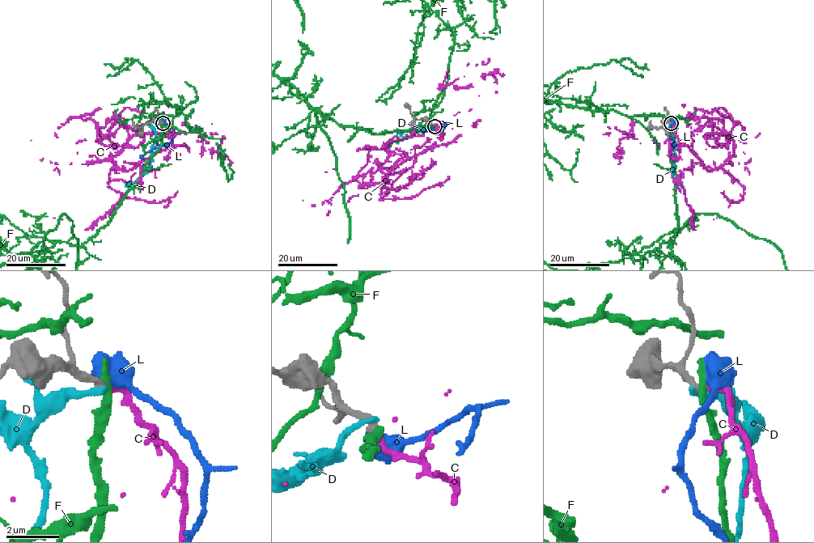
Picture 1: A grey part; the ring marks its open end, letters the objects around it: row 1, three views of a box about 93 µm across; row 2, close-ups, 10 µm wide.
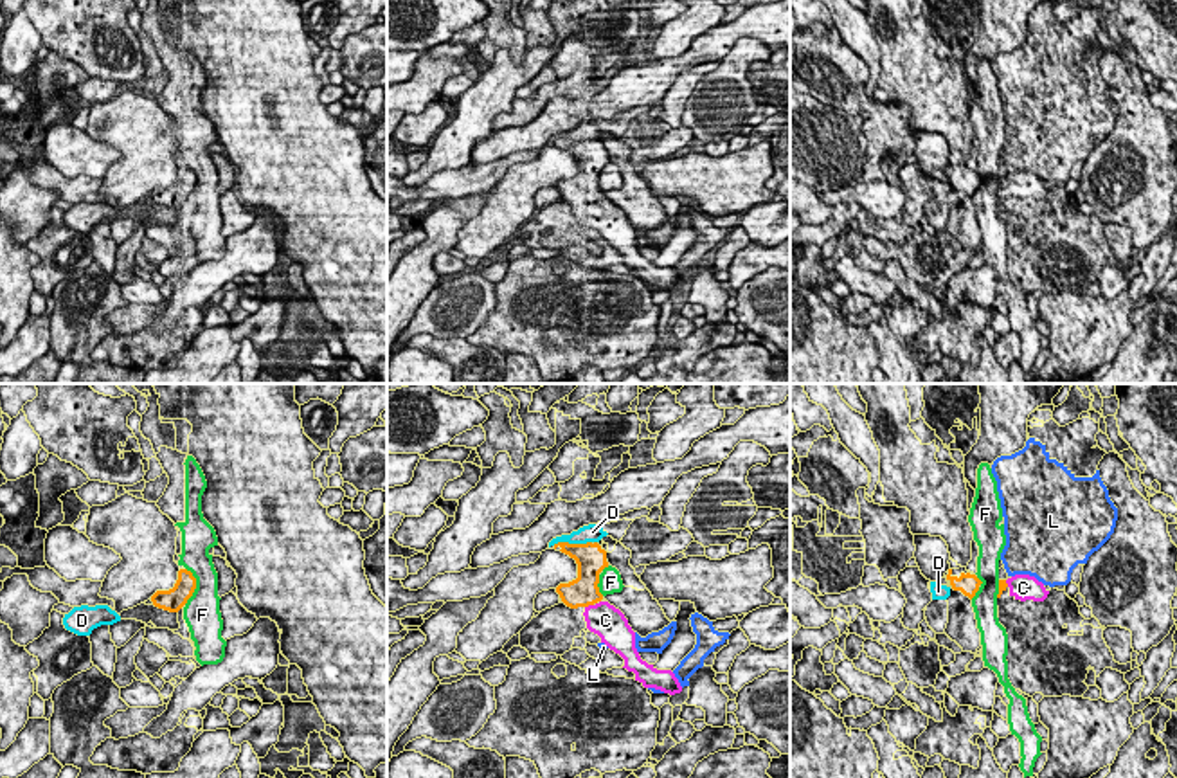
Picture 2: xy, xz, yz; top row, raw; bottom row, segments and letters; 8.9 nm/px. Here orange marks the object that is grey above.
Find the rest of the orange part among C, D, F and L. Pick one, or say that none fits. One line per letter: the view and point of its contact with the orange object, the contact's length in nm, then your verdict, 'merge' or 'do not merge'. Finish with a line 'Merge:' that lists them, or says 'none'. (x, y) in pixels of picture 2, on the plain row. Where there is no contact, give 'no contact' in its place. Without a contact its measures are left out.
C: xz (589, 200) | 90 nm | merge
D: xz (571, 141) | 360 nm | do not merge
F: xy (195, 182) | 340 nm | do not merge
L: no contact | do not merge
Merge: C

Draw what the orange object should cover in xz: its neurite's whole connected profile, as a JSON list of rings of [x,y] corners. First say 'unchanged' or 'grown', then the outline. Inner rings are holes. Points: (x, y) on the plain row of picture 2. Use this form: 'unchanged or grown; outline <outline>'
grown; outline [[[558,139],[554,146],[558,142],[562,149],[578,160],[578,175],[556,184],[562,198],[571,205],[585,205],[587,225],[624,256],[623,265],[633,268],[635,277],[644,285],[655,285],[669,292],[680,290],[682,283],[671,267],[657,267],[641,256],[635,245],[635,229],[628,222],[628,216],[619,205],[603,196],[597,180],[599,169],[608,164],[606,148],[597,139]]]

